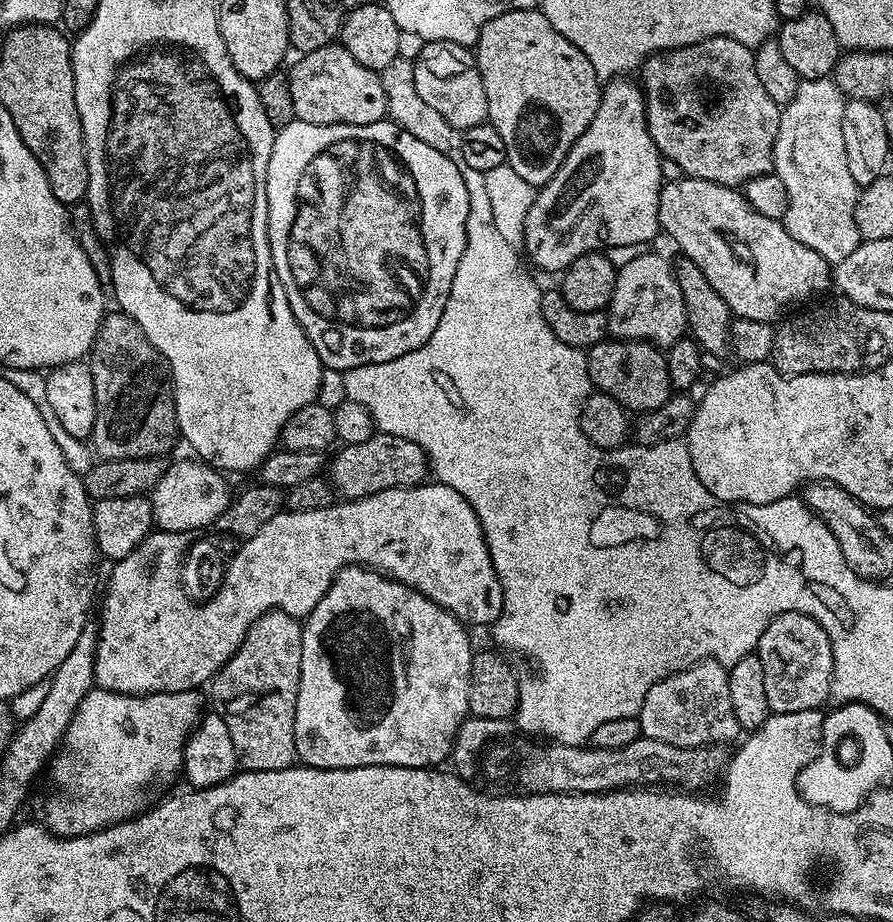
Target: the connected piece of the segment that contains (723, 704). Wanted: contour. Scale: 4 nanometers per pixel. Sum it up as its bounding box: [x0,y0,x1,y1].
[638,660,741,748]

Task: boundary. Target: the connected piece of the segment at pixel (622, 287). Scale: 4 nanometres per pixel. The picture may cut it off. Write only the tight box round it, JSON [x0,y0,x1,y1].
[606,250,688,346]

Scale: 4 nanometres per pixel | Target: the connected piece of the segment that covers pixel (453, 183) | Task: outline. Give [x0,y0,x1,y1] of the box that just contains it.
[266,118,470,373]

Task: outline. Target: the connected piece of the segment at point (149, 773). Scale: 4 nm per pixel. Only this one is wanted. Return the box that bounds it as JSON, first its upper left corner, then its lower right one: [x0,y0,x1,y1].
[42,687,200,836]

